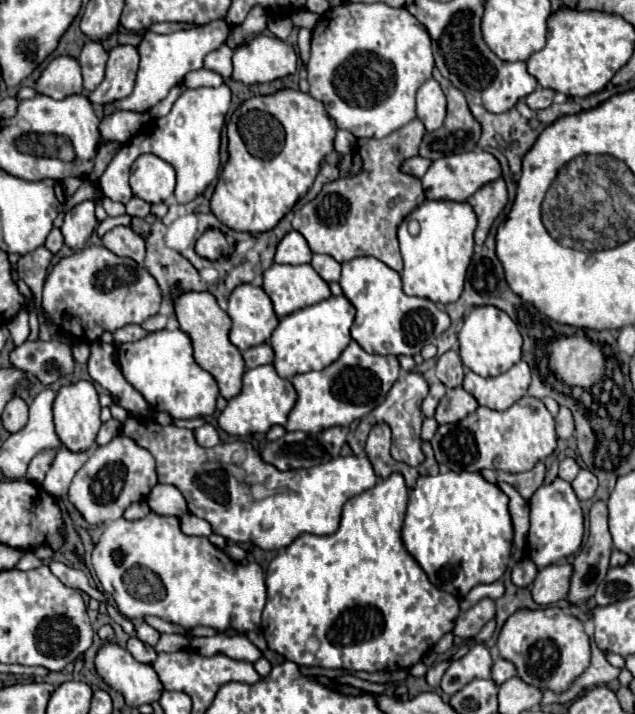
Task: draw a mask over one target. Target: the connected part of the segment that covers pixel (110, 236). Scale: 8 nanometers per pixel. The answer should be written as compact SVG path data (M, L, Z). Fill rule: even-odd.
M116 226L114 230L106 232L102 236L102 244L118 256L128 256L138 264L144 262L144 254L146 254L144 238L138 232L134 232L130 226Z

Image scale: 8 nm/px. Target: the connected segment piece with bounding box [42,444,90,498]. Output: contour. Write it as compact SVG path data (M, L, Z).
M62 444L56 452L56 458L54 458L46 478L44 478L44 484L42 484L44 492L48 492L50 496L56 496L56 498L66 496L74 474L82 468L82 464L88 460L88 456L90 456L88 450L72 452L68 448L64 448L64 444Z

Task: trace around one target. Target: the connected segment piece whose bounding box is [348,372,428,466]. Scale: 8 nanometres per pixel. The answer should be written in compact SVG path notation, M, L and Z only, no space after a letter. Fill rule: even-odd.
M402 372L400 378L396 380L396 384L390 388L386 400L374 408L368 416L364 416L358 424L358 428L348 436L348 444L354 450L354 454L362 454L364 452L364 444L368 438L368 432L374 424L378 422L388 422L392 428L392 452L398 458L398 462L404 462L408 466L418 466L424 462L424 452L422 452L422 444L420 444L420 430L422 430L422 400L428 394L428 382L426 376L422 372ZM414 424L414 426L412 426Z

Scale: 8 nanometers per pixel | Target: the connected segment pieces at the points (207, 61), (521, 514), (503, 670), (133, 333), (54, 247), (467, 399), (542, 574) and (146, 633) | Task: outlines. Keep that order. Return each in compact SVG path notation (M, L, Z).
M222 44L204 58L204 68L228 78L232 74L232 50L226 44Z
M498 482L498 488L510 498L510 516L514 524L514 546L524 548L528 534L528 502L506 482Z
M502 658L494 660L494 664L492 664L492 676L490 678L496 682L496 686L500 686L502 682L506 682L506 680L510 680L514 676L516 676L516 668L514 668L512 662L502 660Z
M128 324L124 328L118 328L112 336L114 336L114 344L126 344L126 342L134 342L134 340L140 340L144 338L148 332L142 330L140 326L136 324Z
M54 228L50 234L48 234L48 238L46 238L46 248L52 252L52 254L56 254L60 248L62 248L62 244L64 244L64 238L62 238L62 232L58 230L58 228Z
M462 386L450 388L436 408L436 420L438 420L438 424L460 422L468 414L472 414L476 408L478 408L476 398L472 394L468 394Z
M562 564L562 566L548 566L538 572L534 582L530 584L532 600L538 606L548 606L552 602L558 602L568 596L570 588L570 576L572 576L572 566Z
M142 622L142 626L136 630L136 638L140 638L144 644L156 646L156 642L158 642L160 634L158 634L158 632L156 632L152 626L148 626L146 622Z

